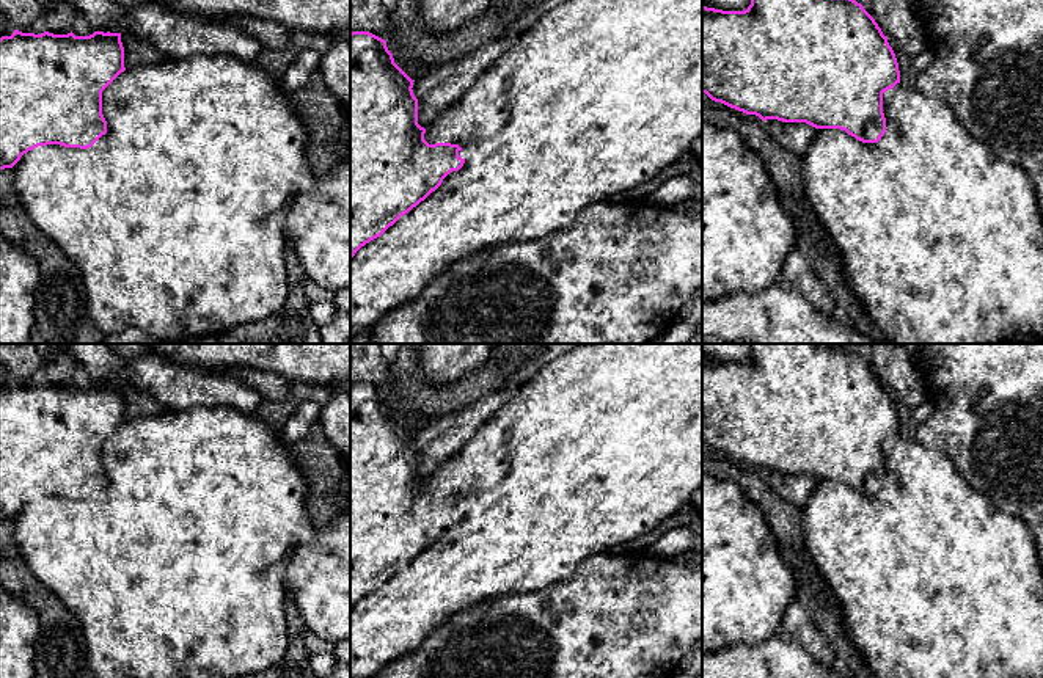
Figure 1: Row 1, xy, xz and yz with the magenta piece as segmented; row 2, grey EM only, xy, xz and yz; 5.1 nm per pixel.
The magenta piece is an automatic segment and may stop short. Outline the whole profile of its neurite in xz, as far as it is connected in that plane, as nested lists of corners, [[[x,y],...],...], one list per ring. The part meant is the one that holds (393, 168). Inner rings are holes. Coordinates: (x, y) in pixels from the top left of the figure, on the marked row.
[[[369,31],[350,33],[350,259],[361,246],[380,237],[402,215],[435,191],[449,173],[459,171],[465,163],[465,159],[459,155],[462,151],[459,144],[429,144],[424,140],[426,129],[418,124],[413,82],[394,63],[385,39]]]

